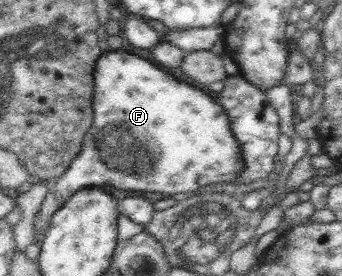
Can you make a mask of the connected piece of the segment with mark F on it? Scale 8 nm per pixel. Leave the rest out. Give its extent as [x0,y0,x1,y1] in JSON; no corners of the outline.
[34,50,244,245]

